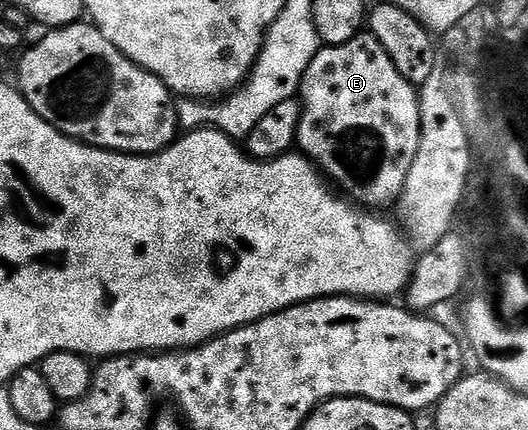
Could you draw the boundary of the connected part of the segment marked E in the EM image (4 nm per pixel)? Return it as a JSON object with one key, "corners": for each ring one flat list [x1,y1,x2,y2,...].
{"corners":[[368,33,359,34,343,45,322,46,311,65,307,65,307,73,303,73,299,98,301,120,296,146,300,154,317,164,330,184,340,188,354,204,365,209,392,208,401,197,407,173,419,150,420,97,418,88,395,69,391,57,387,57,387,49]]}

